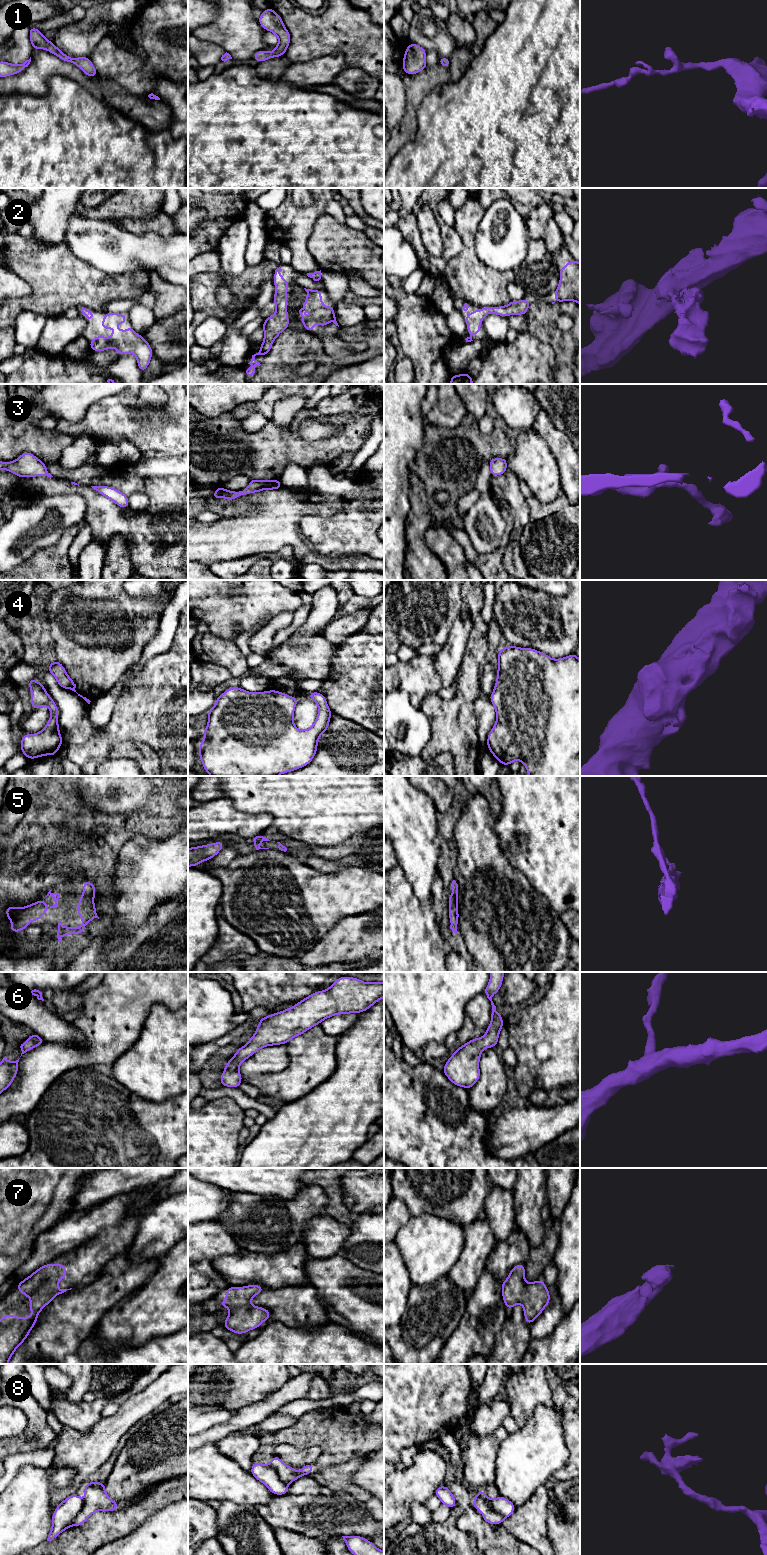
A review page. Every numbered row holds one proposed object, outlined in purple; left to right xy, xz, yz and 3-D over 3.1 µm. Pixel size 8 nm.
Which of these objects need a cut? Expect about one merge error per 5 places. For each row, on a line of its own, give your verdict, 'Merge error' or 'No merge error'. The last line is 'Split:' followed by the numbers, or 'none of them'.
1: No merge error
2: No merge error
3: No merge error
4: No merge error
5: No merge error
6: No merge error
7: No merge error
8: Merge error
Split: 8

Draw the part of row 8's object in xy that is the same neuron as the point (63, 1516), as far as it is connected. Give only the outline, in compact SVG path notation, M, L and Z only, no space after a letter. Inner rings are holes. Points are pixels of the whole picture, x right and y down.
M76 1493L63 1500L53 1511L52 1527L47 1541L54 1540L60 1533L73 1526L75 1517L79 1514L84 1500Z

